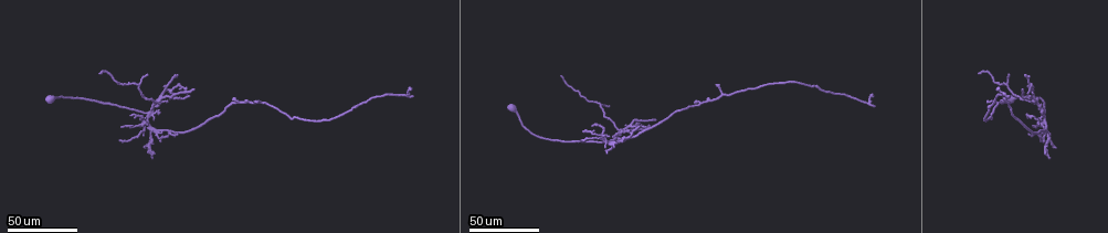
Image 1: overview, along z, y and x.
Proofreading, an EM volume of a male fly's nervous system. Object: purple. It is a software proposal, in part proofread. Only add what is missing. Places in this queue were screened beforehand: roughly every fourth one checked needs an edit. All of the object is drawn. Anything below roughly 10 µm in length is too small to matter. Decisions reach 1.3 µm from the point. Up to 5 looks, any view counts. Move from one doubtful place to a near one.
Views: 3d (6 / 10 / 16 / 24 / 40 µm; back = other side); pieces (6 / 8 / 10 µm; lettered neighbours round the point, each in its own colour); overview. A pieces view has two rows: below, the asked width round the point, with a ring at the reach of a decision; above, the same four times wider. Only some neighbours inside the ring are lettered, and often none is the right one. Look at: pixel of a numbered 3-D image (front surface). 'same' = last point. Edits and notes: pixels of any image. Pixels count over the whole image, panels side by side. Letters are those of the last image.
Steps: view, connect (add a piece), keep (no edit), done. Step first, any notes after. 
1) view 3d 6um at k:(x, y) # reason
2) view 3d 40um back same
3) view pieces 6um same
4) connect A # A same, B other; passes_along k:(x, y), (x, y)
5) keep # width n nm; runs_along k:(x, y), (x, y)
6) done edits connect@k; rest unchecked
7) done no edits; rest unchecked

view 3d 24um at 1:(986, 101) # branch stops here

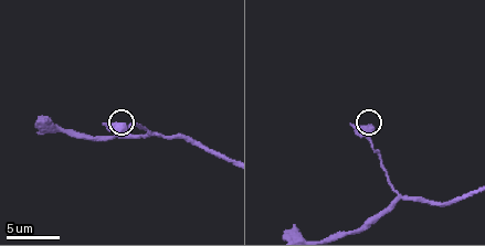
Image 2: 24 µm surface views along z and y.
view pieces 10um at 2:(351, 124)

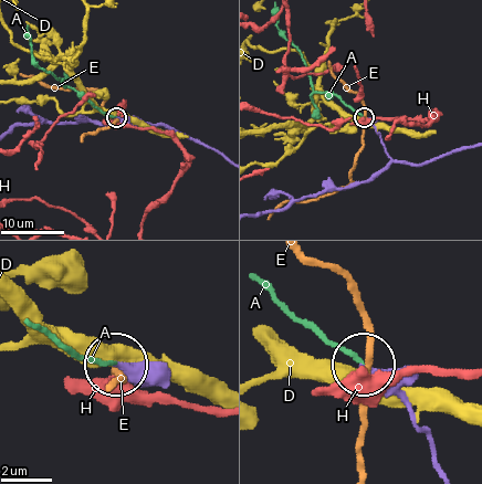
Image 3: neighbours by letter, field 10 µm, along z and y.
connect A # A same, D other, E other, H other; passes_along 3:(378, 134), (341, 100), (315, 92), (302, 55), (294, 45); it goes on there

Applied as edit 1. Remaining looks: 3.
view overview # see it whole again

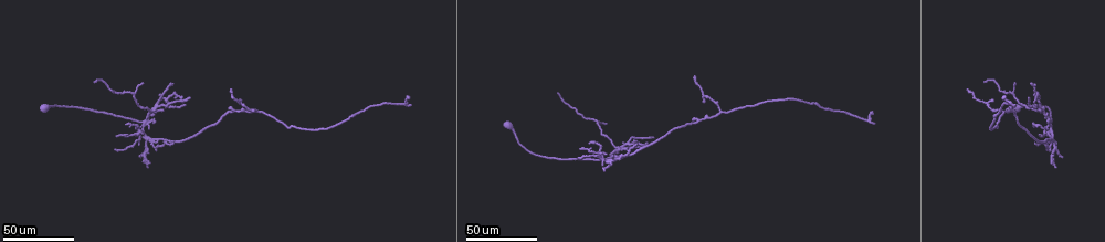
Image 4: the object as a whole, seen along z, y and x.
view 3d 24um at 4:(189, 98) # free end

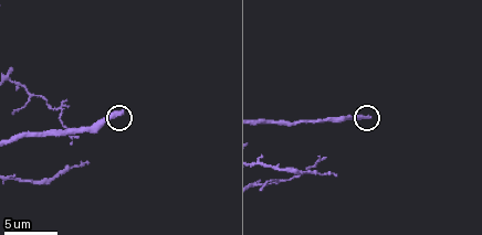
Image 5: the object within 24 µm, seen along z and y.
view pieces 8um at 5:(121, 110)

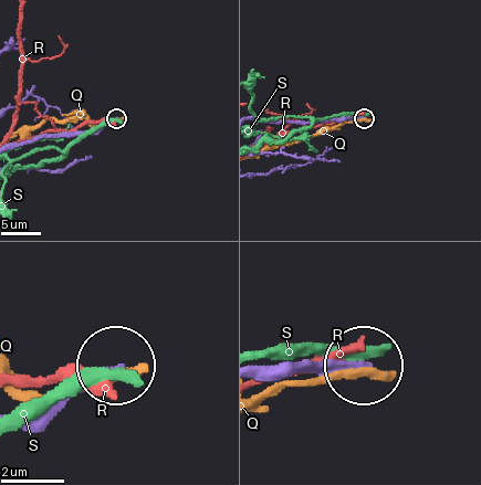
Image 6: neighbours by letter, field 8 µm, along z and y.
keep # Q other, R other, S other; runs_along 6:(11, 147), (43, 137), (94, 134), (115, 118); no lettered piece goes on from it

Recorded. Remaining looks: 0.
done edits connect@3; rest unchecked

